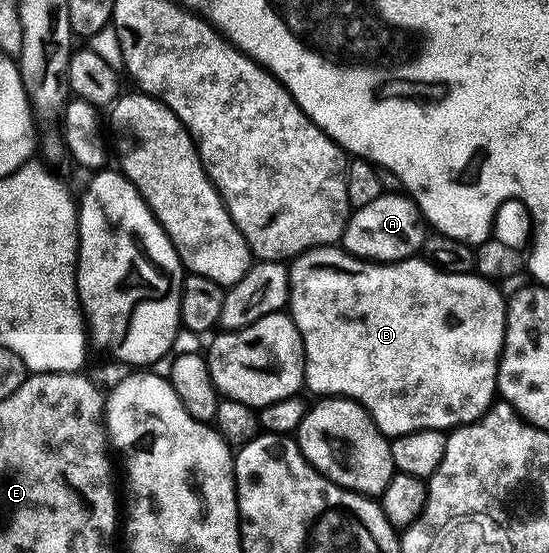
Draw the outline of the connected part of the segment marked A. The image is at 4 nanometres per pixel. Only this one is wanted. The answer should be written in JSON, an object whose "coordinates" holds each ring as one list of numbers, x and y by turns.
{"coordinates":[[383,192,376,200,372,200,372,204,364,204,351,213,346,230,342,233,340,246,346,253,372,262,401,262,403,258,415,257,425,247,427,237,428,223,413,197,402,192]]}

